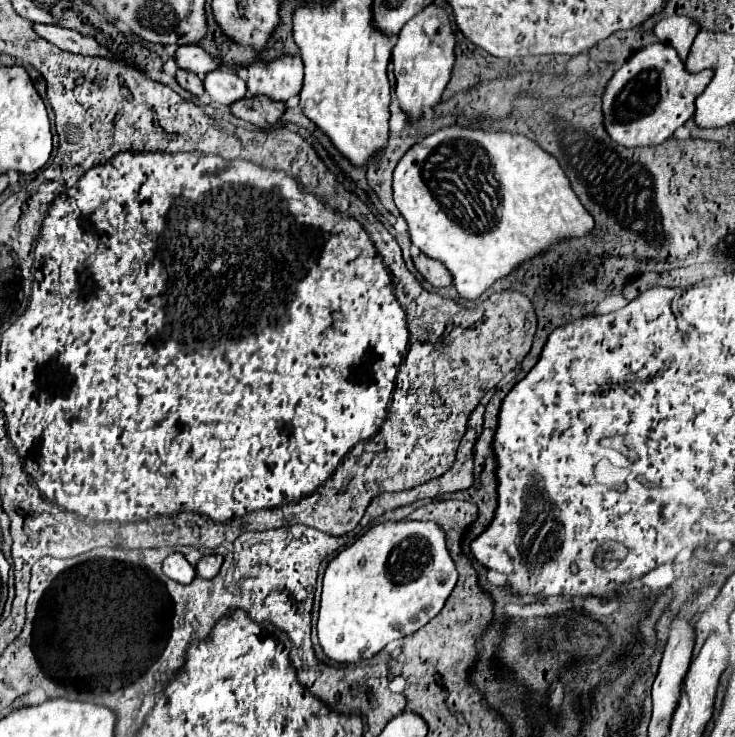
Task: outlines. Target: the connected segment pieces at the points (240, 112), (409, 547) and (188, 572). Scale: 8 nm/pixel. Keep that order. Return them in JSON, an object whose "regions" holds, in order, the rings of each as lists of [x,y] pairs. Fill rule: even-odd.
{"regions":[[[[258,95],[258,97],[244,97],[244,99],[234,101],[230,105],[230,113],[238,119],[250,121],[264,129],[264,127],[272,127],[280,121],[284,107],[286,105],[282,101],[274,101],[264,95]]],[[[402,519],[370,527],[356,543],[344,547],[326,567],[318,617],[318,639],[324,653],[338,663],[356,663],[374,657],[390,641],[408,637],[434,619],[450,597],[456,581],[458,571],[446,547],[446,533],[438,523]]],[[[182,553],[168,555],[164,559],[164,567],[162,569],[170,579],[174,579],[174,581],[178,581],[182,585],[188,585],[196,577],[196,569],[186,561],[186,557]]]]}

